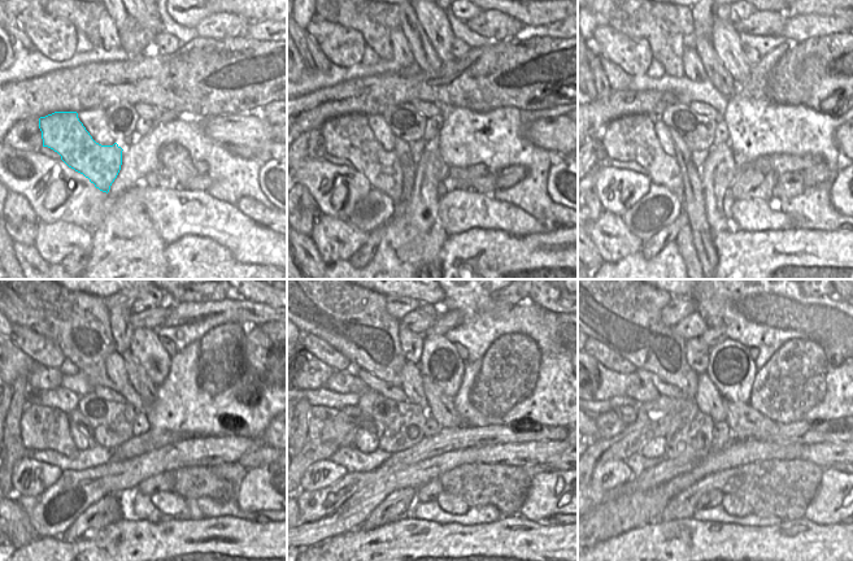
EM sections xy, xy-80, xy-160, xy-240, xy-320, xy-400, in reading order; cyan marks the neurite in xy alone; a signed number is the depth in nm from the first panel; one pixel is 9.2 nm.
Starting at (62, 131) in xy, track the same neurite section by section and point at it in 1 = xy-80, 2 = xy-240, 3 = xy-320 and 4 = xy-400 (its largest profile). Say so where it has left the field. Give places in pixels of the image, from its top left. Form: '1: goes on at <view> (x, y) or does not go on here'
1: goes on at xy-80 (349, 137)
2: goes on at xy-240 (42, 427)
3: goes on at xy-320 (325, 425)
4: goes on at xy-400 (609, 423)

